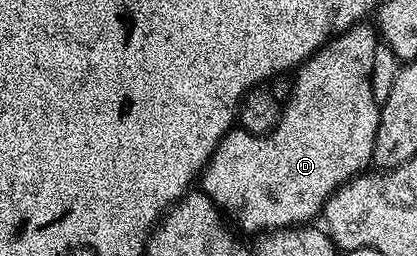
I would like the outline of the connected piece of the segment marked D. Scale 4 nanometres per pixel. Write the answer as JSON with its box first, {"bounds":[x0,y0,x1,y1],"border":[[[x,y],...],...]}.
{"bounds":[200,23,380,235],"border":[[[359,23],[356,25],[353,25],[350,29],[343,29],[341,32],[339,32],[337,35],[330,38],[329,41],[326,42],[325,45],[321,45],[321,47],[314,52],[308,60],[303,61],[301,65],[298,66],[296,72],[293,74],[294,77],[294,94],[291,95],[290,98],[287,99],[287,101],[284,101],[284,104],[281,106],[280,109],[280,116],[278,118],[278,125],[276,128],[273,129],[270,133],[250,133],[247,129],[241,128],[241,127],[234,127],[231,128],[230,132],[226,134],[225,137],[223,137],[222,142],[216,146],[214,149],[214,153],[210,156],[210,160],[207,161],[205,169],[202,170],[200,174],[200,189],[201,192],[206,193],[209,195],[209,197],[218,204],[219,209],[225,211],[231,218],[232,216],[235,217],[236,220],[238,220],[237,228],[241,230],[243,229],[246,233],[254,233],[253,235],[261,234],[263,231],[269,231],[272,229],[288,229],[291,227],[297,227],[303,223],[310,223],[313,222],[315,219],[314,216],[321,214],[323,212],[324,206],[326,204],[326,201],[328,198],[338,190],[339,187],[341,187],[342,184],[345,183],[345,181],[350,181],[354,177],[357,177],[359,173],[363,172],[373,162],[374,159],[374,144],[376,143],[376,131],[378,130],[378,111],[380,108],[380,101],[379,98],[374,98],[374,85],[372,82],[370,82],[370,76],[374,73],[374,52],[377,51],[379,45],[380,49],[380,37],[379,34],[376,32],[375,26],[370,23]]]}

